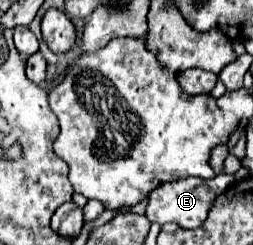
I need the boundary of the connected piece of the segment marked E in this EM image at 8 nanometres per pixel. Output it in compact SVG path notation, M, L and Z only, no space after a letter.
M217 174L215 178L209 178L209 180L183 178L183 180L161 184L151 192L145 214L151 222L159 222L159 224L177 222L181 228L197 228L205 222L209 214L209 206L213 204L213 198L217 198L217 194L223 194L229 186L233 186L233 182L235 182L235 174Z

